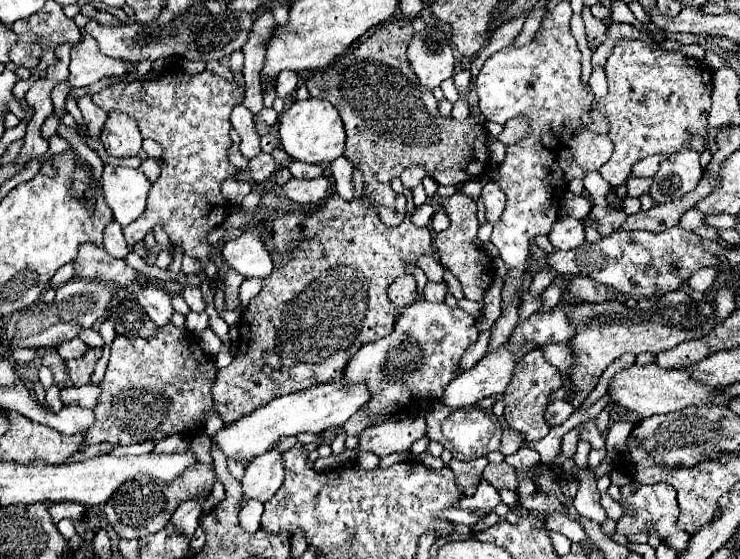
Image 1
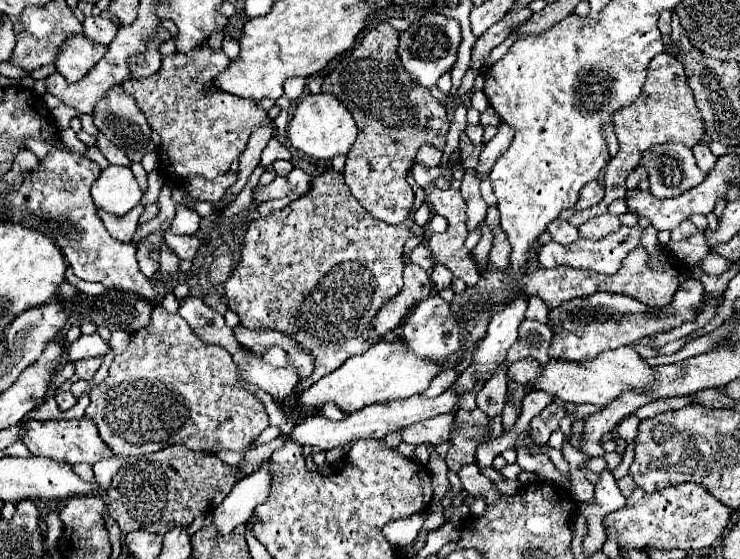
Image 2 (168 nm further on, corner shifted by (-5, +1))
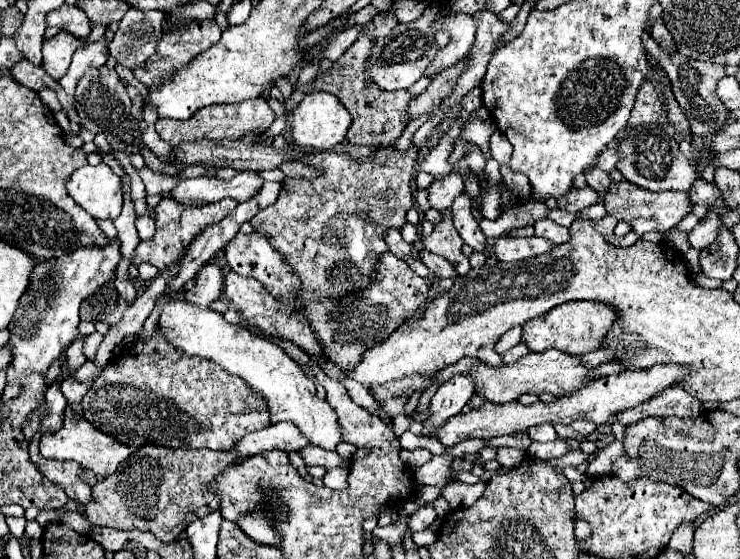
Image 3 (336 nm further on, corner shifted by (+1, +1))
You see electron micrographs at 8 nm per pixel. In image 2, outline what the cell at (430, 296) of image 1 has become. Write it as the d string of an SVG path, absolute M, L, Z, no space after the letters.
M436 264L436 266L432 268L430 278L432 278L434 286L436 286L436 292L440 292L440 290L444 290L444 288L450 286L450 282L452 282L452 272L450 272L446 266Z

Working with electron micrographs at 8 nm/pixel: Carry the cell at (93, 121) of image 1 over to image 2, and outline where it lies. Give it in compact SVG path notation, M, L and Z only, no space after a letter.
M96 132L96 142L98 142L98 148L100 148L100 152L108 158L108 162L110 164L124 164L124 166L130 166L130 160L128 160L128 156L126 154L122 154L102 132Z

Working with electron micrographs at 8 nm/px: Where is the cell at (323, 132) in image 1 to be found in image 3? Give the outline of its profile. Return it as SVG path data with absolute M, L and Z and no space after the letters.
M326 92L306 94L304 100L292 110L292 138L296 146L304 150L324 152L324 150L336 148L344 140L350 124L352 124L352 118L348 110L342 106L342 102L334 94L326 94Z

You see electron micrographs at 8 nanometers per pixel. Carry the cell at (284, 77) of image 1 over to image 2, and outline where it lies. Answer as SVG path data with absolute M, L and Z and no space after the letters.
M288 78L284 82L284 94L290 100L298 100L304 94L304 86L306 86L306 80L304 78Z

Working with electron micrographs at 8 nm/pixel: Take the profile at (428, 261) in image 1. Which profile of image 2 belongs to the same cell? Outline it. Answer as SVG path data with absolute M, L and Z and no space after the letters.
M418 244L414 250L412 250L412 254L410 254L410 260L414 262L414 264L418 264L418 266L422 266L424 270L432 270L432 266L434 266L434 258L432 258L432 252L428 250L428 246L424 246L424 244Z

